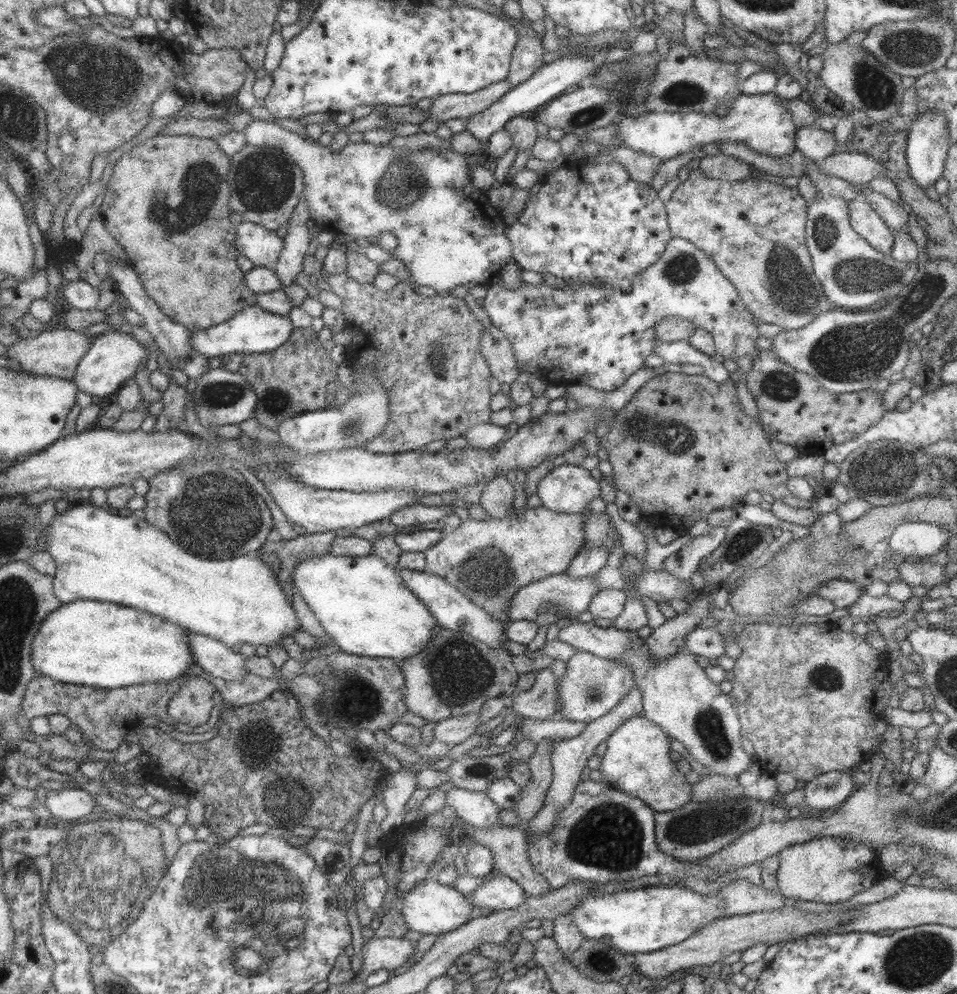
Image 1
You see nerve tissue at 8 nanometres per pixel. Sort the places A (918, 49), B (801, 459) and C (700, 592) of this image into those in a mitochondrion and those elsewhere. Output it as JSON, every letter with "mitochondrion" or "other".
{"A":"mitochondrion","B":"other","C":"other"}

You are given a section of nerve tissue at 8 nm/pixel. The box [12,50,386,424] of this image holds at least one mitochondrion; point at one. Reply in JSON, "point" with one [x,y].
{"point":[264,182]}

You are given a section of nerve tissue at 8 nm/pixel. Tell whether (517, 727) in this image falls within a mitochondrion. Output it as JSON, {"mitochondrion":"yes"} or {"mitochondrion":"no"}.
{"mitochondrion":"no"}

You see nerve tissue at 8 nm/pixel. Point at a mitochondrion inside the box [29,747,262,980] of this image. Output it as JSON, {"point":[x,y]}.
{"point":[100,884]}

